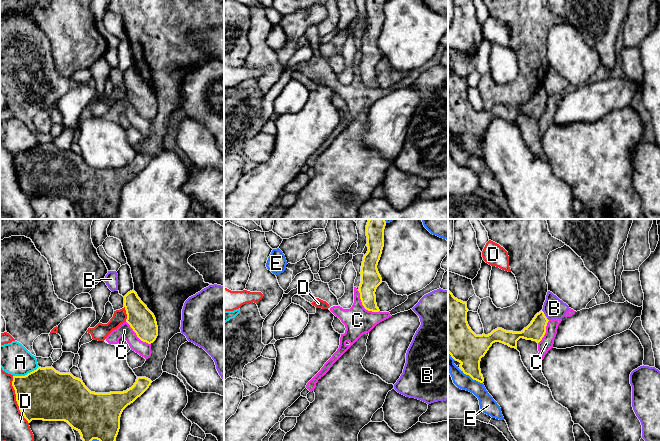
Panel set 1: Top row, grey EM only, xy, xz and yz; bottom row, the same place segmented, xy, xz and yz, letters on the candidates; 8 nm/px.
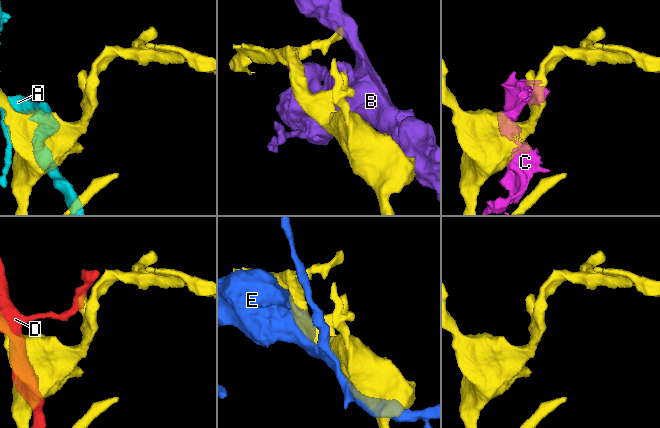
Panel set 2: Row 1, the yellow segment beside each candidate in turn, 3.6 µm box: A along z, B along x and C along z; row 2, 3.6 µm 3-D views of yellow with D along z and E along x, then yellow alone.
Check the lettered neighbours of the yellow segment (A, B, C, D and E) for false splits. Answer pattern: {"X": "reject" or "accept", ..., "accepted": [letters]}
{"A": "reject", "B": "reject", "C": "reject", "D": "reject", "E": "reject", "accepted": []}

